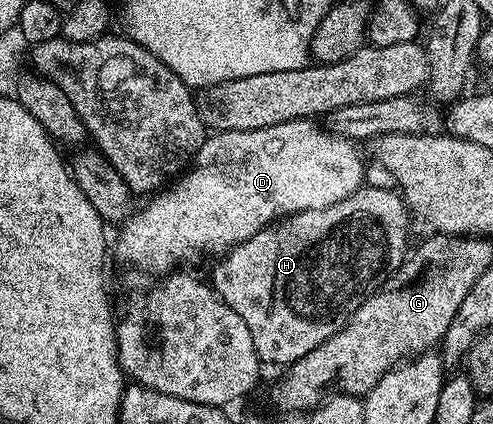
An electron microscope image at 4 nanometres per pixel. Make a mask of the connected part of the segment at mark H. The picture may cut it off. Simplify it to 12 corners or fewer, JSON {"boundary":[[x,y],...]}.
{"boundary":[[362,186],[224,253],[211,284],[288,366],[405,263],[410,209]]}

